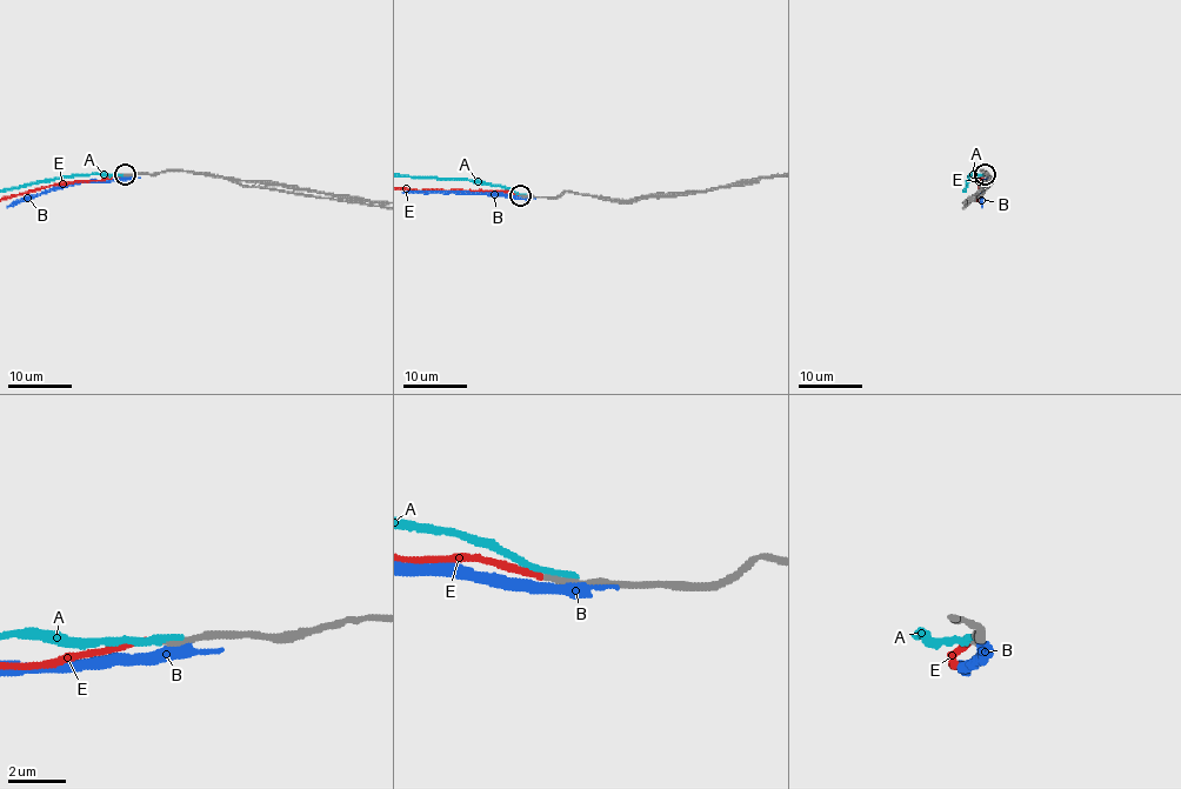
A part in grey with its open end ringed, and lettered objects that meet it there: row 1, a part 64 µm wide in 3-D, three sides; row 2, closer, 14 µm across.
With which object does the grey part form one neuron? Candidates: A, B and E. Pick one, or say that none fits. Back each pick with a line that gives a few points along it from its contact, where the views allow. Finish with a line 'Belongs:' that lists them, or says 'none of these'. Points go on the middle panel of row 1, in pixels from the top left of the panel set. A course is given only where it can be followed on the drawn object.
Belongs: E

